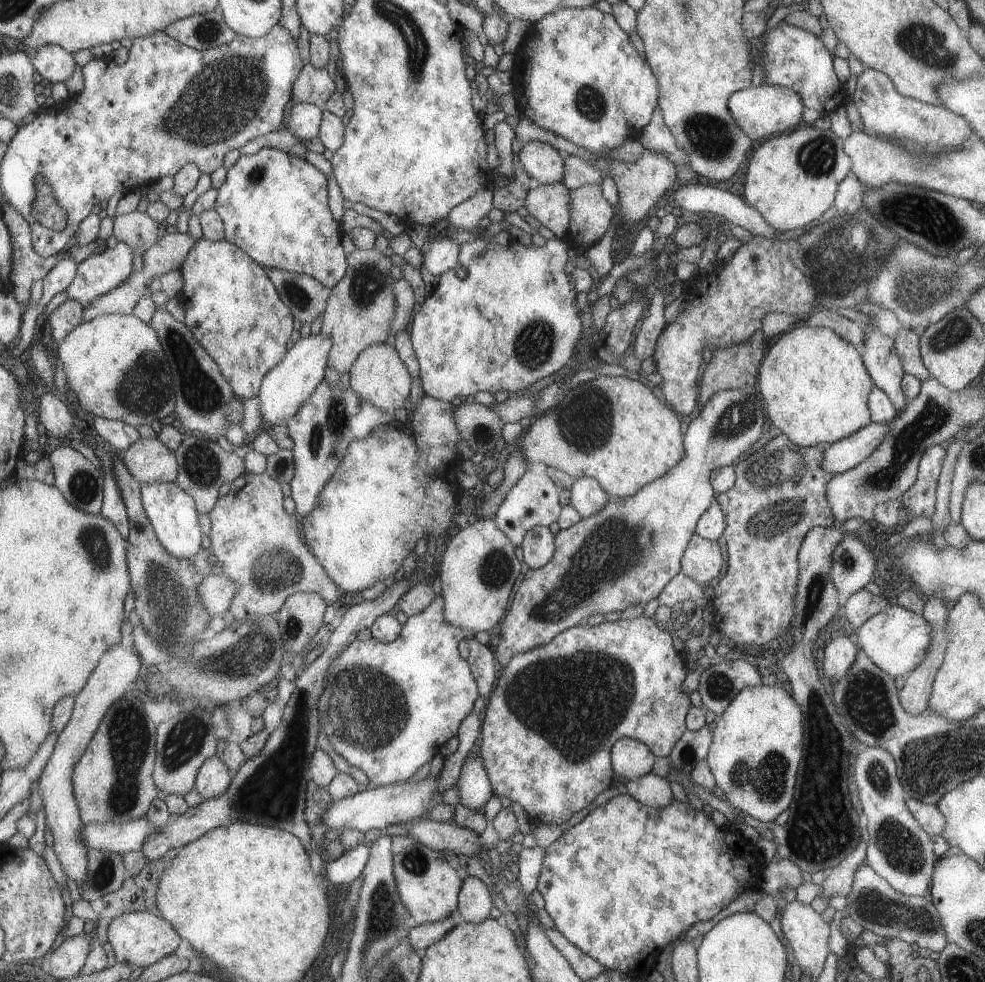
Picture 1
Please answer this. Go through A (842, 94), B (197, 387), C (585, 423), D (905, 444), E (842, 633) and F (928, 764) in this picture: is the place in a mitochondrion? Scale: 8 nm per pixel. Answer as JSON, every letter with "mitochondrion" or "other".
{"A":"other","B":"mitochondrion","C":"mitochondrion","D":"mitochondrion","E":"other","F":"mitochondrion"}

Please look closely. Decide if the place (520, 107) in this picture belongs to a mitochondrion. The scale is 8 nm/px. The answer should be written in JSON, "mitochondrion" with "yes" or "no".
{"mitochondrion":"no"}

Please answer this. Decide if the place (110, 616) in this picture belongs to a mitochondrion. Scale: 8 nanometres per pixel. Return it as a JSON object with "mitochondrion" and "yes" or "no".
{"mitochondrion":"no"}

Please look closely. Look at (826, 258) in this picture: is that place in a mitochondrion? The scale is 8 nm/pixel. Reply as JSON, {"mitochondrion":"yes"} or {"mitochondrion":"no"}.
{"mitochondrion":"yes"}

